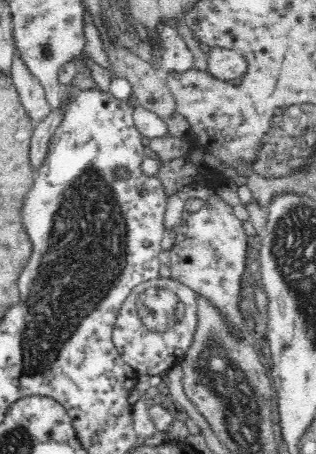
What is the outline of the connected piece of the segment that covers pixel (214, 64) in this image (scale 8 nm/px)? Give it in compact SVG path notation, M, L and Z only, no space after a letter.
M212 48L208 54L208 72L218 80L238 80L246 72L246 60L240 52L228 48Z

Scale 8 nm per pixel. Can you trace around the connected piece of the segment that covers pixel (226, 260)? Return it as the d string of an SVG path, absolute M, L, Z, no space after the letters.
M218 196L208 198L198 212L188 214L184 218L182 232L186 240L176 242L174 250L170 252L168 270L170 278L190 286L196 294L212 300L230 320L236 334L248 336L248 332L242 330L244 316L240 310L242 276L246 272L246 256L248 256L248 236L242 226L244 224L234 216L230 204L226 204Z

